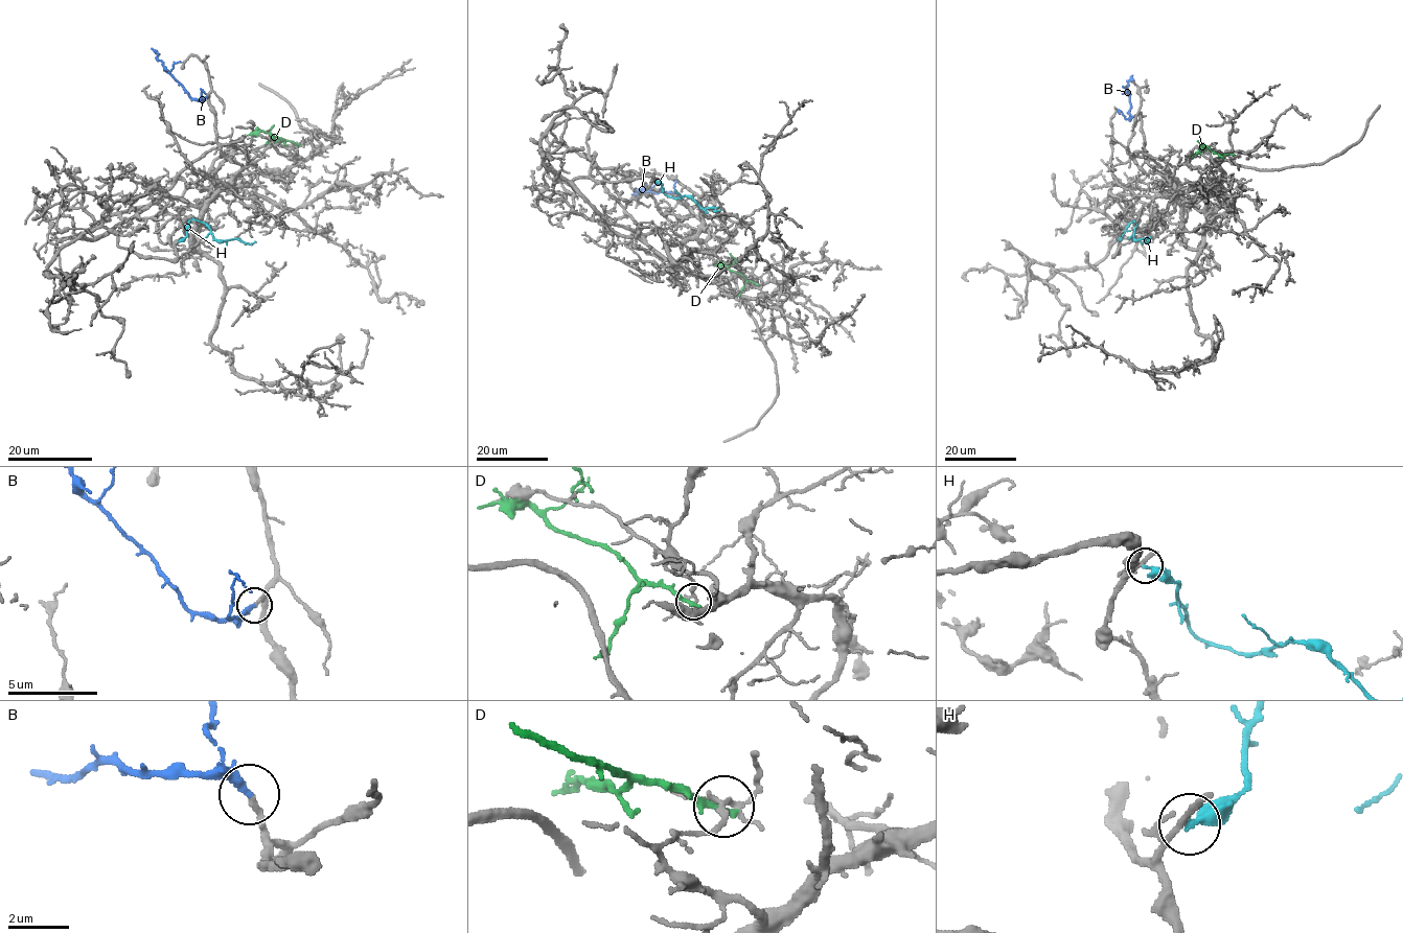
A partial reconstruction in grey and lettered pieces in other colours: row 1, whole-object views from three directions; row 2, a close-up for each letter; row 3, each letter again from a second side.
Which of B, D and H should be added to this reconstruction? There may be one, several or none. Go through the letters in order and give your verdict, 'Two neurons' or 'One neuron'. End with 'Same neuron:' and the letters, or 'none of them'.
B: One neuron
D: Two neurons
H: Two neurons
Same neuron: B

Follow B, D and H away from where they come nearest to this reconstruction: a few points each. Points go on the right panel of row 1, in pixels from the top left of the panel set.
B: (1133, 117), (1130, 119), (1127, 88), (1132, 75)
D: (1222, 157), (1204, 146), (1192, 156)
H: (1119, 239), (1133, 222), (1134, 239), (1147, 240)

